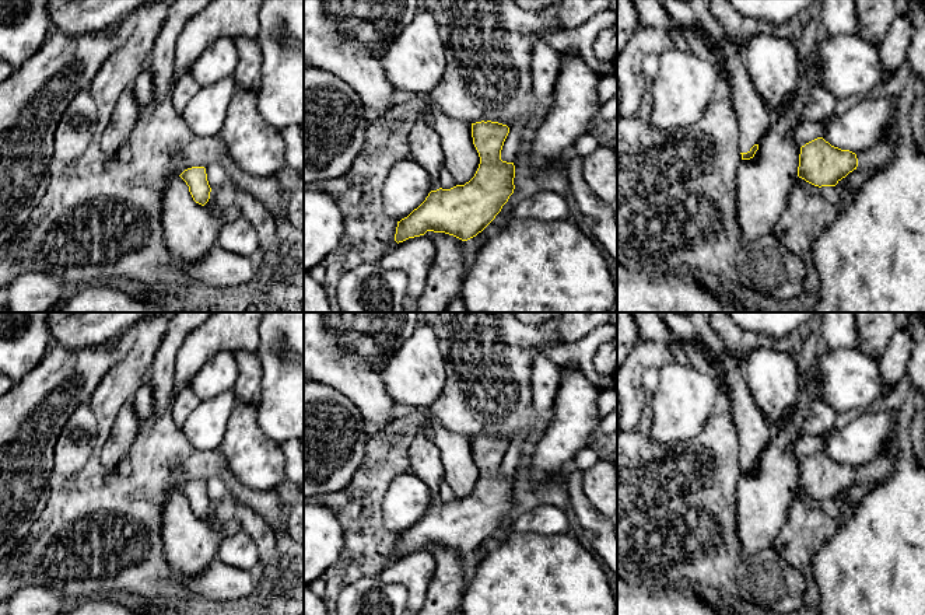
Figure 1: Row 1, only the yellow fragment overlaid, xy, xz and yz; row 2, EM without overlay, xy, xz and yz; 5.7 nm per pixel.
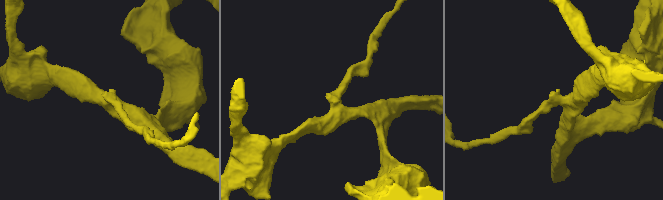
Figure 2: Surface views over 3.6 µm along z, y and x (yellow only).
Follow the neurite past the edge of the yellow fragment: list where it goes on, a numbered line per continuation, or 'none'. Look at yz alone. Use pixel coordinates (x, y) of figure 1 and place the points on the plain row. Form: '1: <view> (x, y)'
1: yz (754, 433)

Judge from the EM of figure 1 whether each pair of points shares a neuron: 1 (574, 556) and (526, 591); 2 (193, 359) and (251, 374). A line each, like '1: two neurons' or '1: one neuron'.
1: one neuron
2: two neurons

